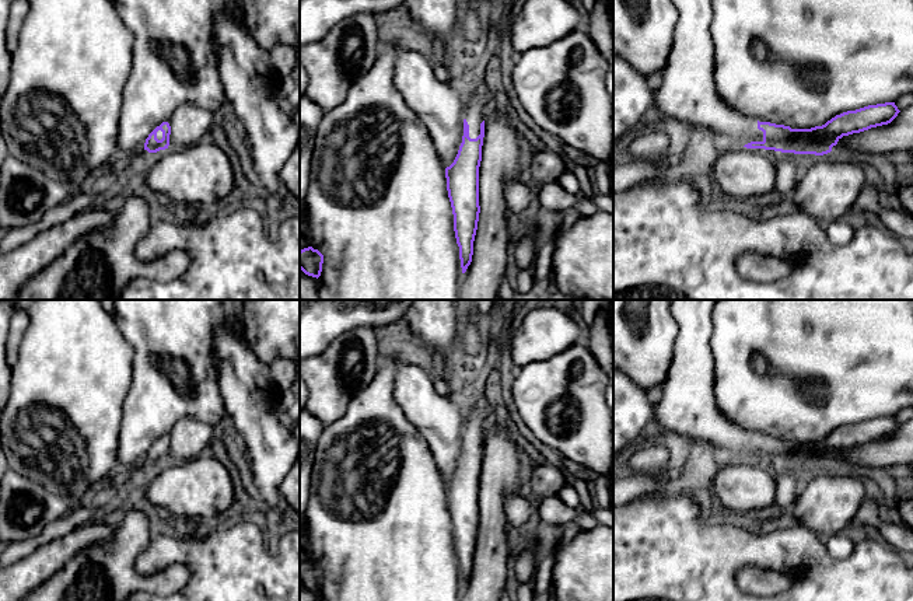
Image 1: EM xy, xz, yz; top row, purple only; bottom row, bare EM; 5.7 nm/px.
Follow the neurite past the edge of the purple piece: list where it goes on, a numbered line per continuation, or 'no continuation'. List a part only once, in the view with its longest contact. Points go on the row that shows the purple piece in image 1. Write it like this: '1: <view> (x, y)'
1: xz (478, 104)

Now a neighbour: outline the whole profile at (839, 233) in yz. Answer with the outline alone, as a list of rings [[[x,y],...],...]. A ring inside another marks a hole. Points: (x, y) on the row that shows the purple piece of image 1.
[[[843,219],[833,220],[825,226],[828,240],[833,245],[846,245],[849,244],[856,234],[856,230],[846,223]]]

